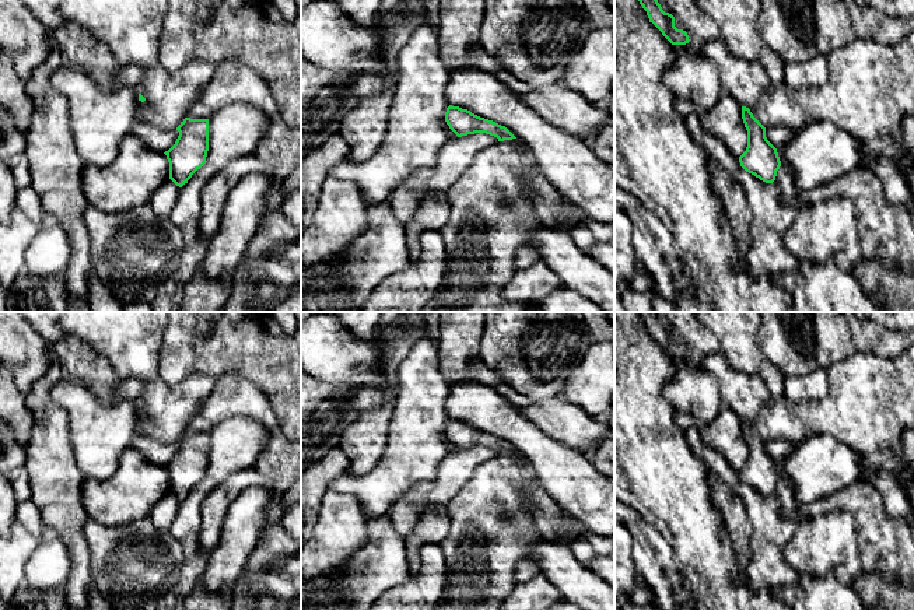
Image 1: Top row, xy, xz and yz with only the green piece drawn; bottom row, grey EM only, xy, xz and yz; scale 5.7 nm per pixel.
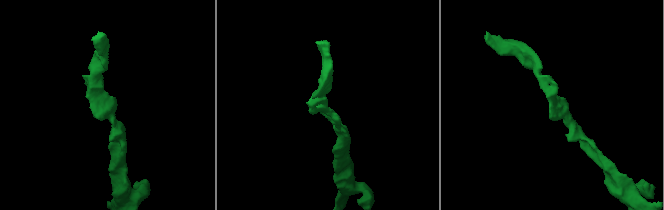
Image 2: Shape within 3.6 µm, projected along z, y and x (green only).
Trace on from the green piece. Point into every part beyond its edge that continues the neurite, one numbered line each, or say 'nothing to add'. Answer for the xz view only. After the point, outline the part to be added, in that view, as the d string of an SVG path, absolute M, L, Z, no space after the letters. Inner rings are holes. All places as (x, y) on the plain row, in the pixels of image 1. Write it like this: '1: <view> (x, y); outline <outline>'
nothing to add

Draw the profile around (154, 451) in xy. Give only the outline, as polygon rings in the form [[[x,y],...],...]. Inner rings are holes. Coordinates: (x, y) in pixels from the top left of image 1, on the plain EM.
[[[137,432],[132,435],[130,446],[137,449],[147,460],[162,467],[175,458],[179,449],[179,445],[176,442],[162,444],[160,441],[140,435]]]

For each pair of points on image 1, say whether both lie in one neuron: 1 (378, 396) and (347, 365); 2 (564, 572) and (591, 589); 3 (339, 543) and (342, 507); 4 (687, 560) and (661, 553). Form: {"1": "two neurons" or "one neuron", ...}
{"1": "two neurons", "2": "one neuron", "3": "one neuron", "4": "two neurons"}

